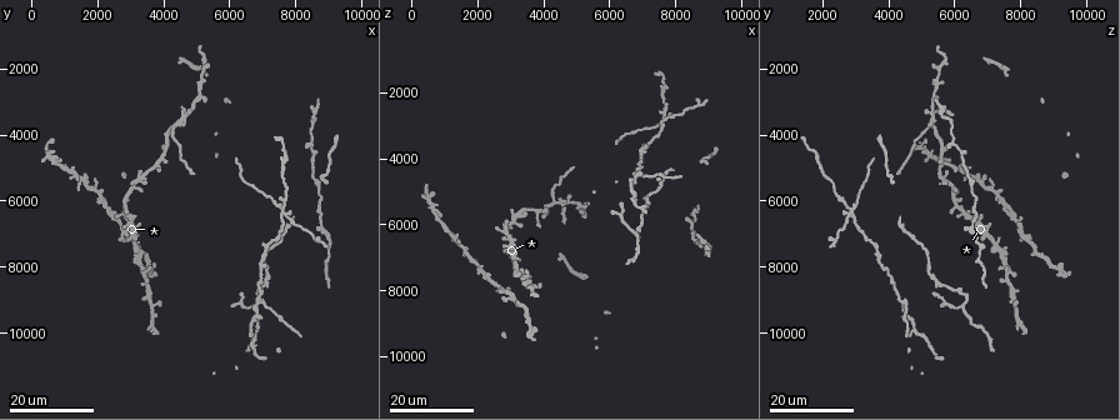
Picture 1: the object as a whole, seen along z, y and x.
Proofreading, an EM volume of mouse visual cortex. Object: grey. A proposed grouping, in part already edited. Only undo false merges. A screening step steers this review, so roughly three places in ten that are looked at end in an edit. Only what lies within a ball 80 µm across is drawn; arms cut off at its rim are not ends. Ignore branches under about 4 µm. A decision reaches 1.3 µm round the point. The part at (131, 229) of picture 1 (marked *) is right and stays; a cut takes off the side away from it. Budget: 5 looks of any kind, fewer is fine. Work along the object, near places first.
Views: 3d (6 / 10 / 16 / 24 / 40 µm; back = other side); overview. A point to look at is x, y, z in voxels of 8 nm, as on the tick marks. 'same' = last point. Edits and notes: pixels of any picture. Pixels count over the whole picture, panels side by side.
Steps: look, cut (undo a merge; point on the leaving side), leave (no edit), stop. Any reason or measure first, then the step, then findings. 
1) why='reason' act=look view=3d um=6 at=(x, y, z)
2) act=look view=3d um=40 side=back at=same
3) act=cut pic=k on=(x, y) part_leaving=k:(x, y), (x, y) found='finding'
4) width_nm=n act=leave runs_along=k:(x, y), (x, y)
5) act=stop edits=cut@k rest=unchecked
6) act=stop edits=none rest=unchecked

act=look view=3d um=16 at=(6700, 10400, 5200)

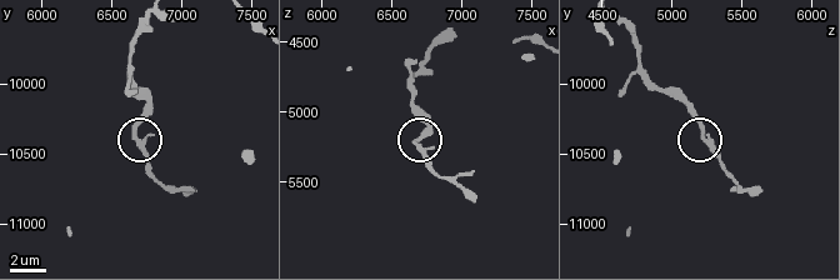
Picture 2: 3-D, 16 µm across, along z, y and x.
act=look view=3d um=6 at=(6640, 10400, 5220)

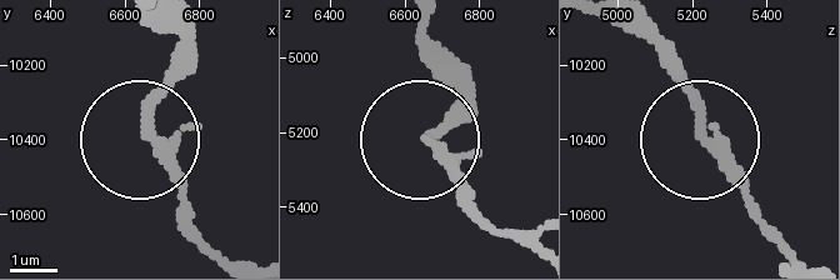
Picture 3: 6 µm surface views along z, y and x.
width_nm=160 act=leave runs_along=3:(434, 69), (454, 104), (418, 140), (474, 208) found='all the same cell'

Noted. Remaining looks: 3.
why='branch point' act=look view=3d um=24 at=(6800, 9300, 6200)

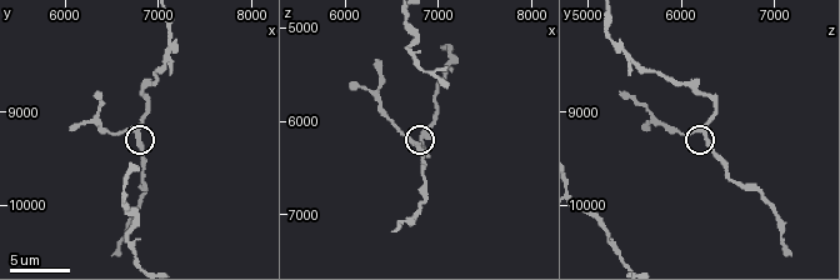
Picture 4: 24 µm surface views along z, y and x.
act=look view=3d um=6 at=(6750, 9200, 6200)

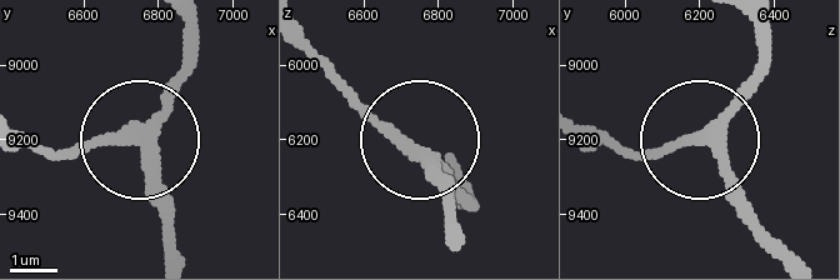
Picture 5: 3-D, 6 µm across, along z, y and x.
width_nm=270 act=leave found='all the same cell'

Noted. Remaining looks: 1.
act=stop edits=none rest=unchecked

